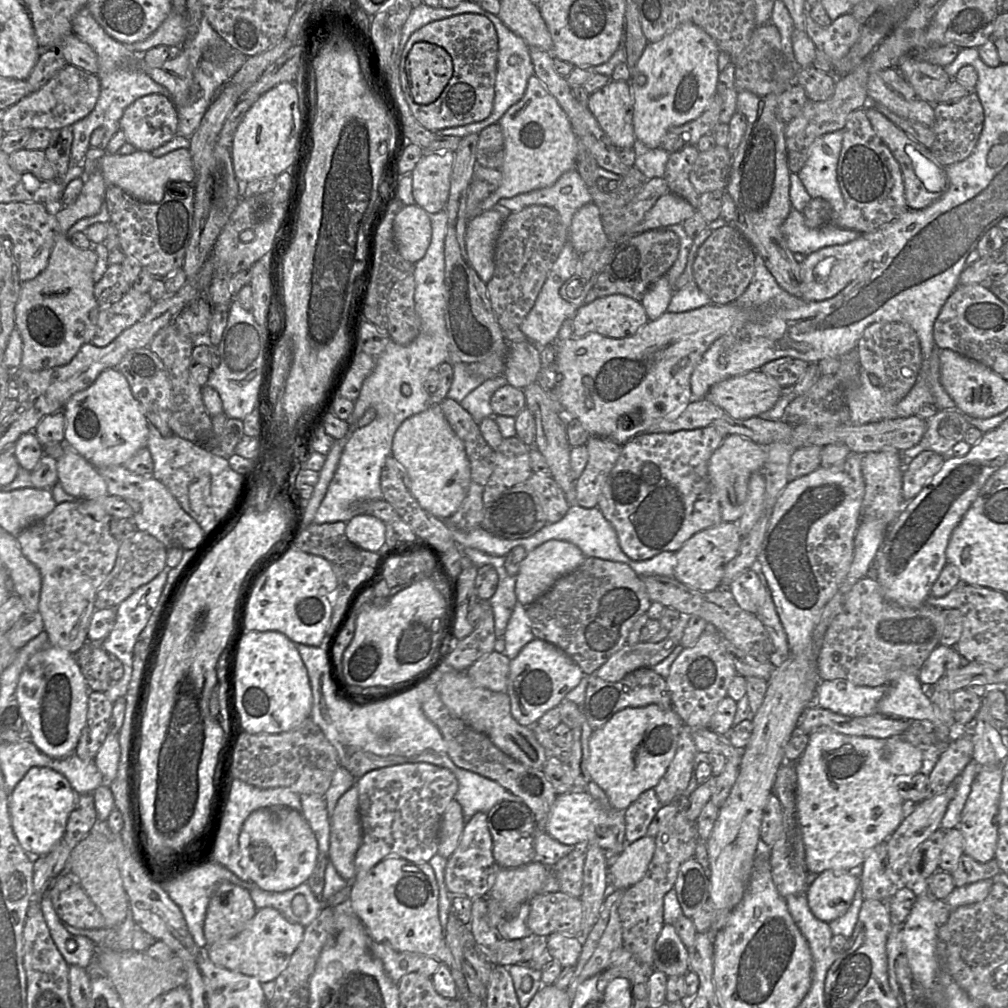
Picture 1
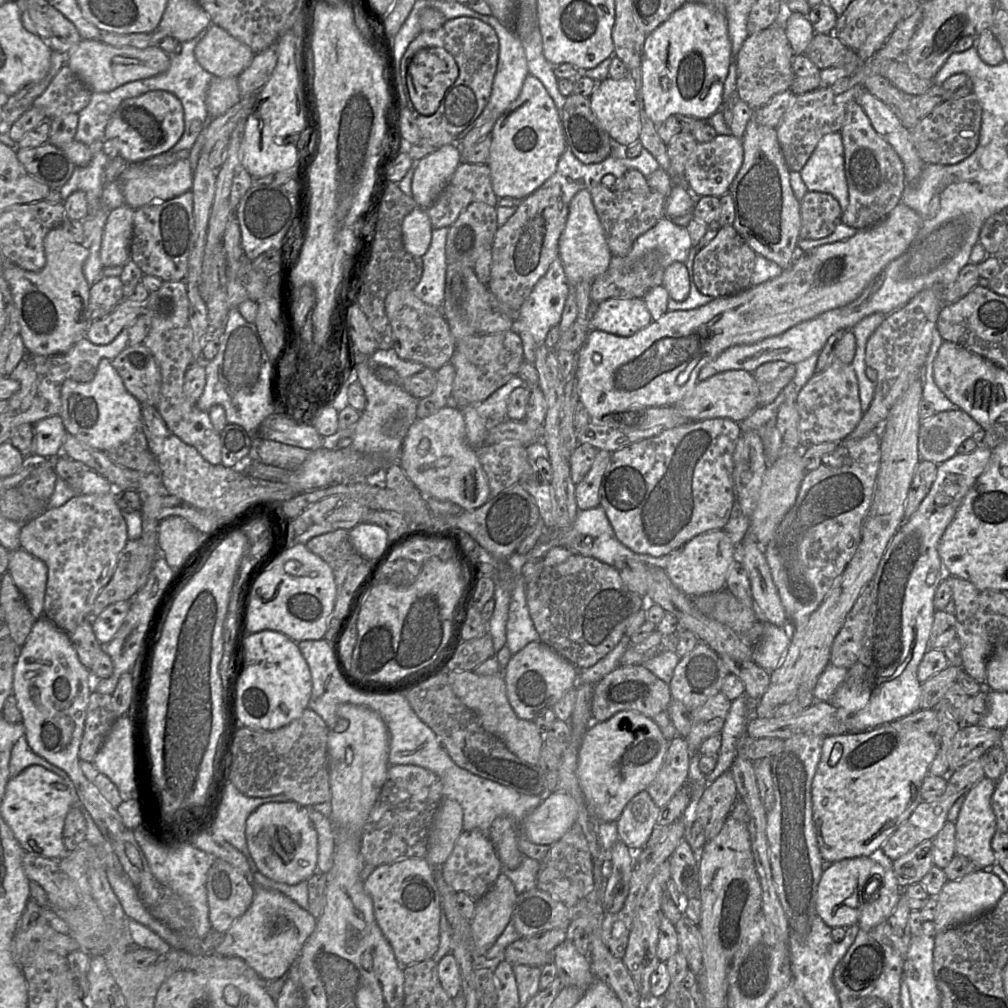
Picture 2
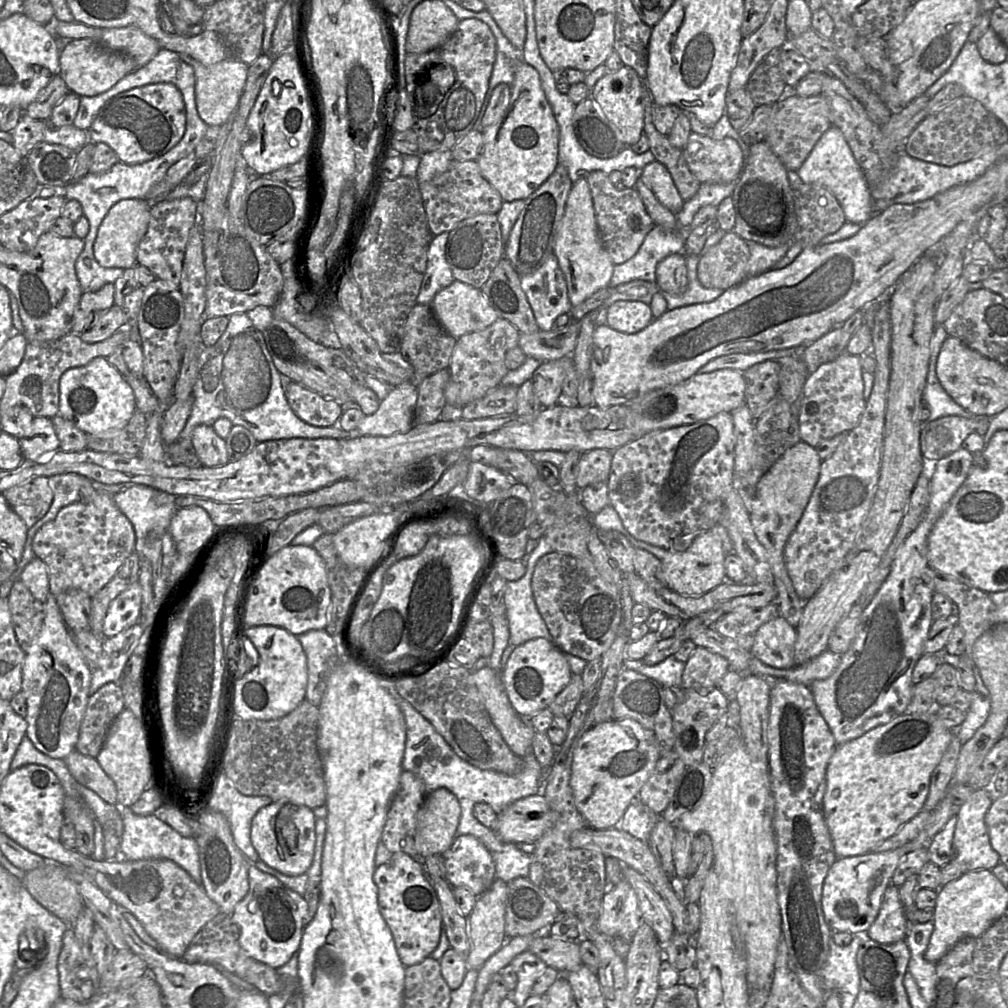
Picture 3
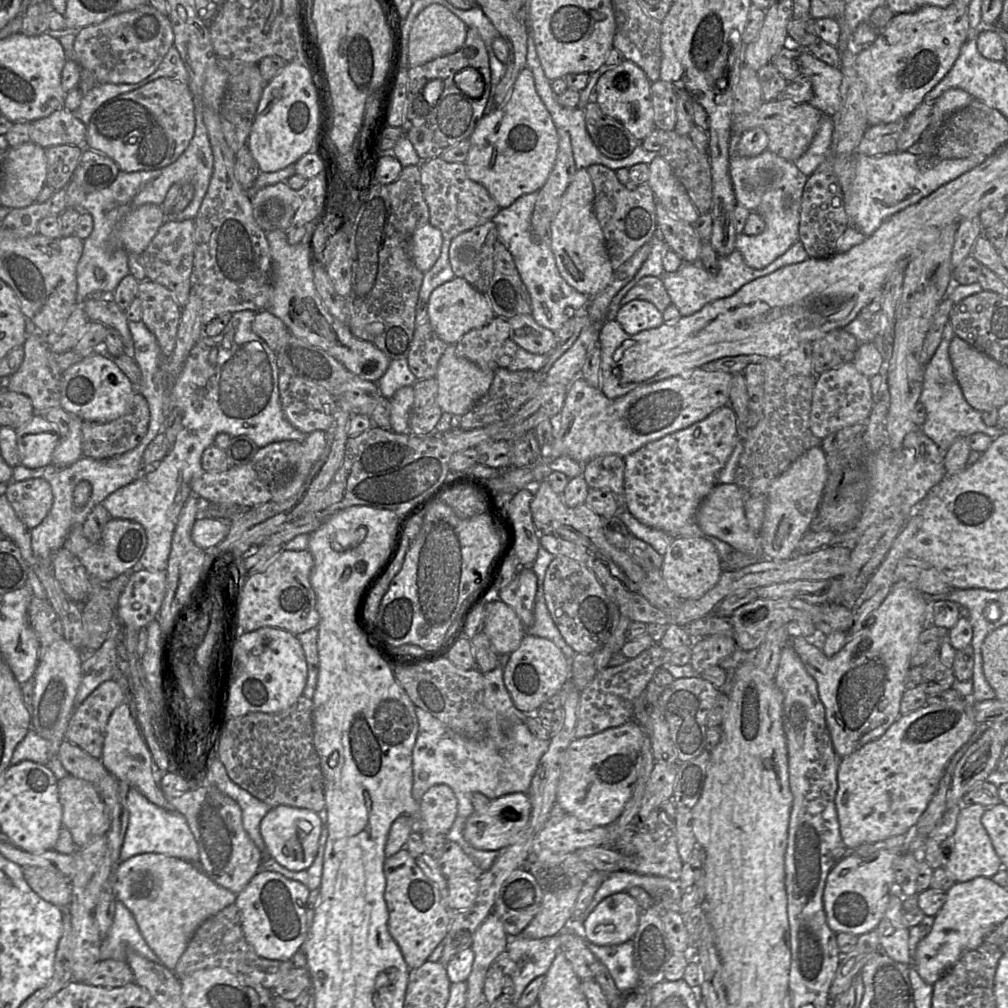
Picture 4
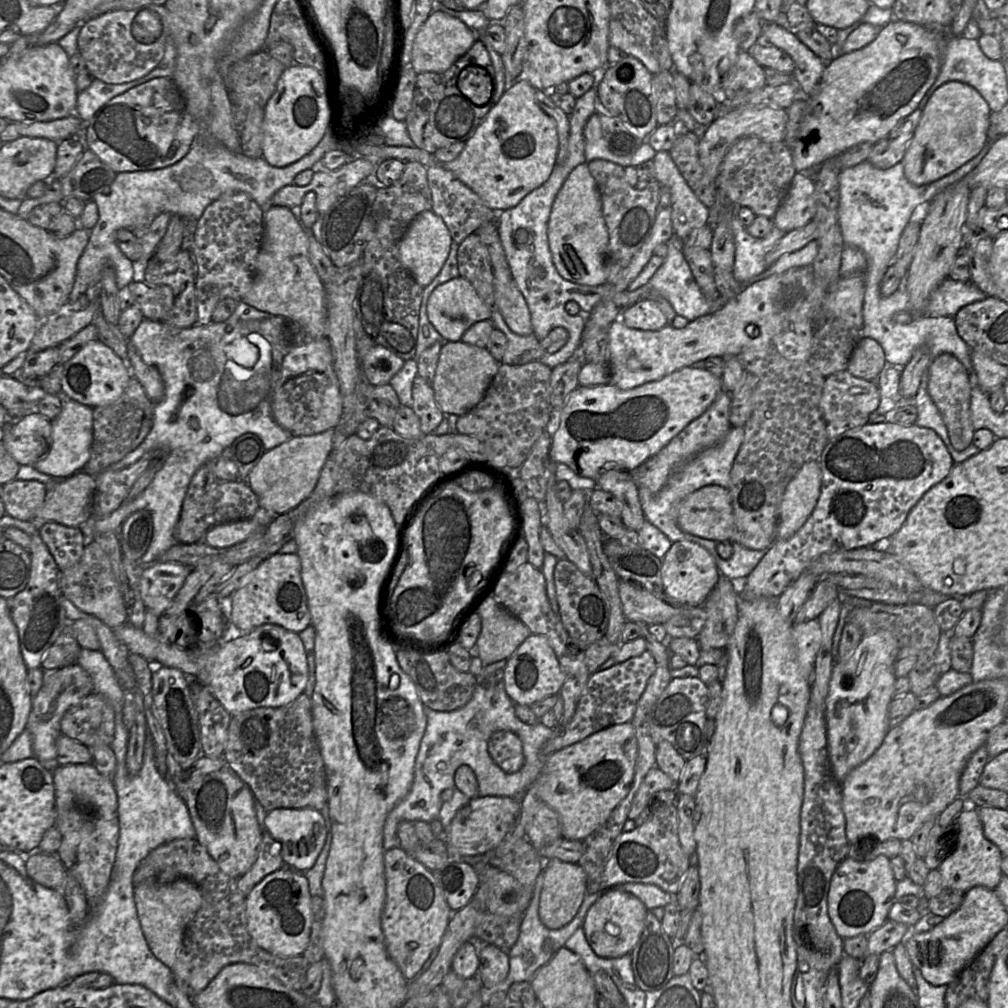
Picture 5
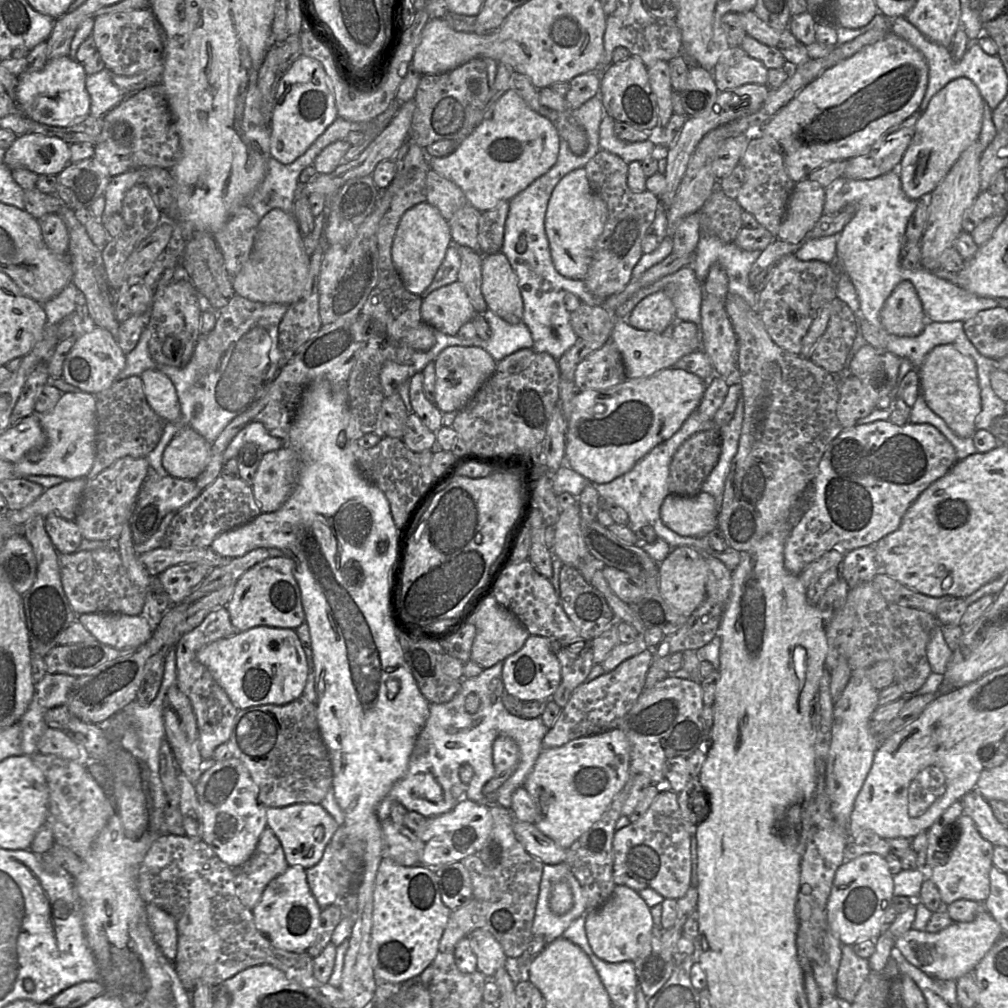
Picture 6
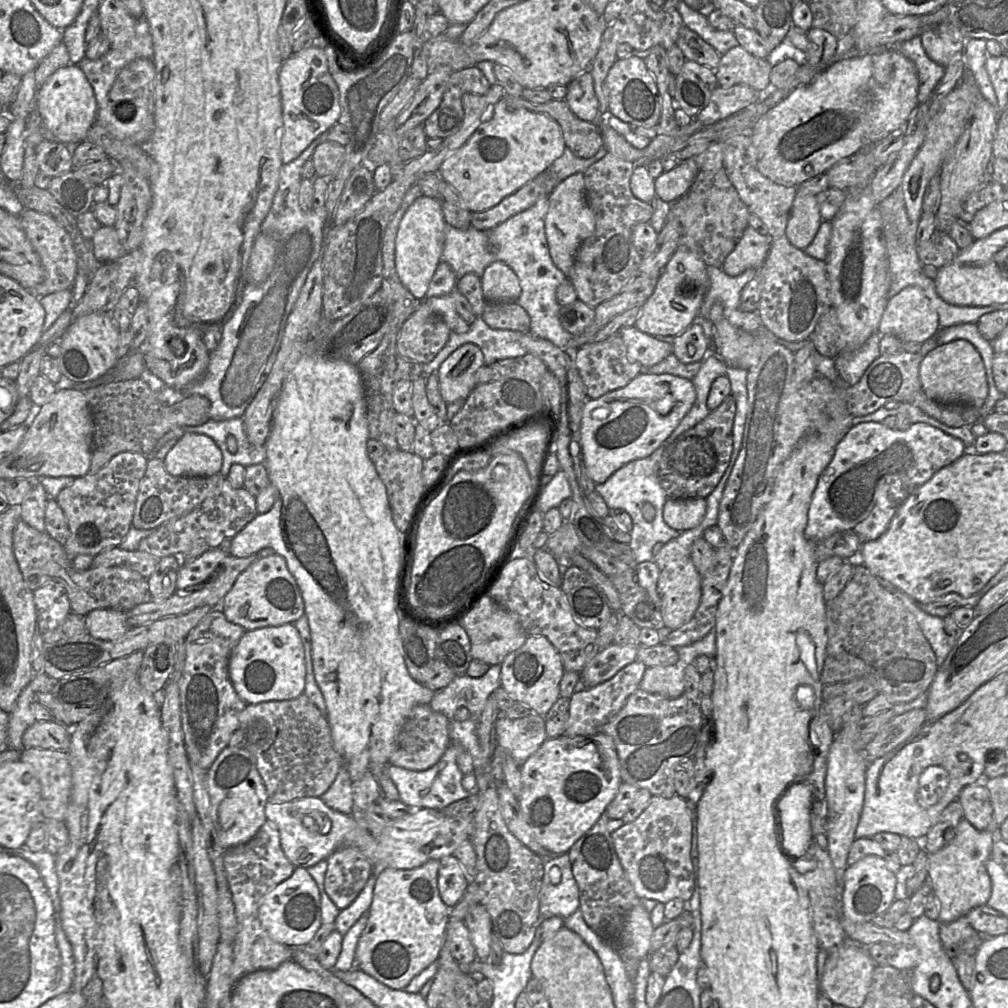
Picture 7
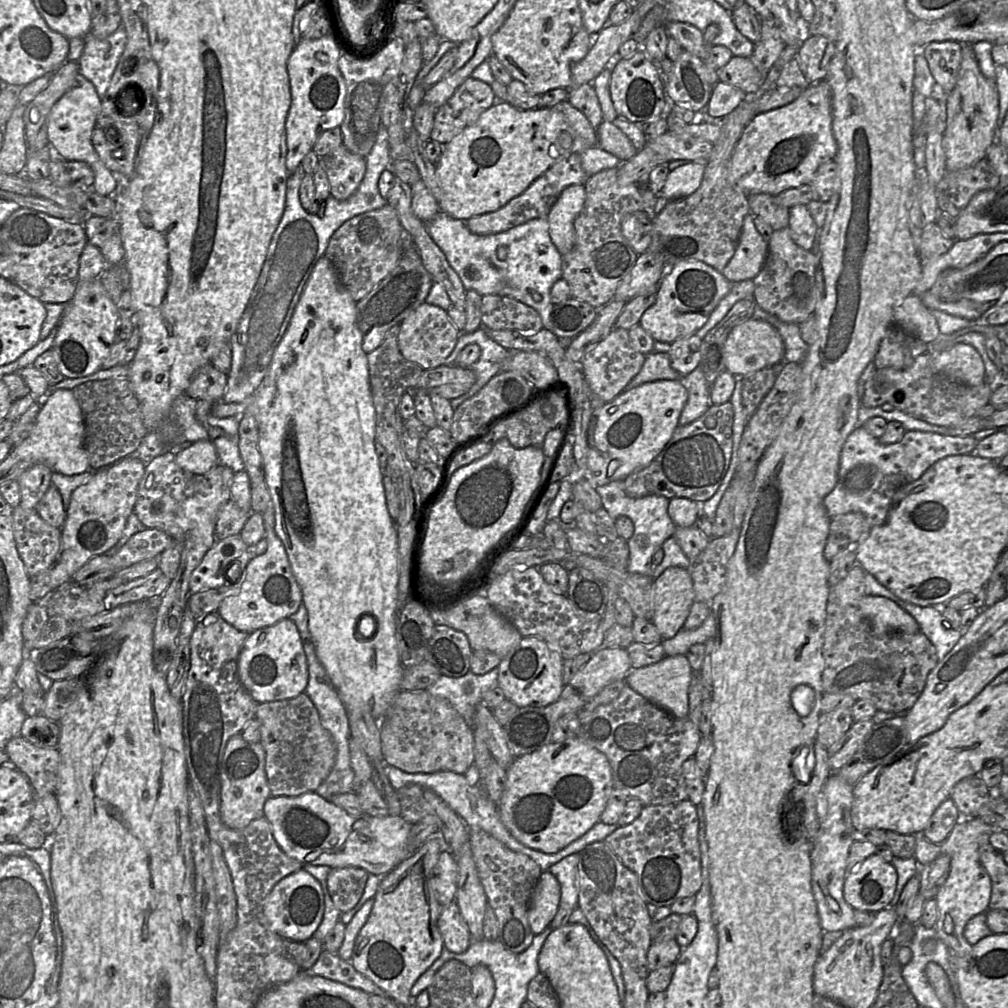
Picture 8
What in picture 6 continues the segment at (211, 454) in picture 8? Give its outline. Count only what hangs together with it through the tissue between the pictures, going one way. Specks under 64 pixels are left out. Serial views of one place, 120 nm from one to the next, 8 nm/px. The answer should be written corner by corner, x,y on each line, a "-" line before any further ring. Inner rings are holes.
157,369
145,370
140,378
153,410
166,422
180,422
181,405
173,382
-
184,426
165,449
163,466
173,477
195,480
208,465
211,449
202,435

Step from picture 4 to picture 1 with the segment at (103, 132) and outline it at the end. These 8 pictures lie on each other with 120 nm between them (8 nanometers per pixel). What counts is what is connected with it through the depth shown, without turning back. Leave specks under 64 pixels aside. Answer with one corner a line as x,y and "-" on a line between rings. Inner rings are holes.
149,94
125,109
119,127
136,150
151,152
177,134
177,110
168,96

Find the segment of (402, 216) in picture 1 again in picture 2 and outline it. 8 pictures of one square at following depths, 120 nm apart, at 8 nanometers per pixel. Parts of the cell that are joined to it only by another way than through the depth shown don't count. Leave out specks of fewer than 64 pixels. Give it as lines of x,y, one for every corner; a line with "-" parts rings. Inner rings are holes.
417,207
402,222
404,248
413,256
422,257
432,240
432,225
424,208

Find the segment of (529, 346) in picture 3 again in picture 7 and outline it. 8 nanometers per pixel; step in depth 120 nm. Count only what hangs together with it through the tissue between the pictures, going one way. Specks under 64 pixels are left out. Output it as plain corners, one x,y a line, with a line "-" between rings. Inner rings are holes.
501,261
486,267
481,276
481,287
488,302
515,302
521,295
519,278

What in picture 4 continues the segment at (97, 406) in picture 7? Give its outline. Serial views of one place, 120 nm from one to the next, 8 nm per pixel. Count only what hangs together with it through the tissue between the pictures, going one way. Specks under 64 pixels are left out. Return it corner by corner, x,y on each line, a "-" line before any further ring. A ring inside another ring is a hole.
136,389
130,400
130,406
121,417
110,422
84,421
82,424
82,452
83,456
94,459
108,459
124,454
137,445
145,437
150,421
149,405
146,398

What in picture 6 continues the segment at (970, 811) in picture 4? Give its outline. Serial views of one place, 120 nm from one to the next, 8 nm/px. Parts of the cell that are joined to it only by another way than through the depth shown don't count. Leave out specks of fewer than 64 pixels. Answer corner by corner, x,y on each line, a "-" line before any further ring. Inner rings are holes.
966,814
955,821
955,829
955,843
942,863
928,868
928,877
936,884
944,905
959,899
985,902
990,894
990,870
995,846
980,835
973,819

